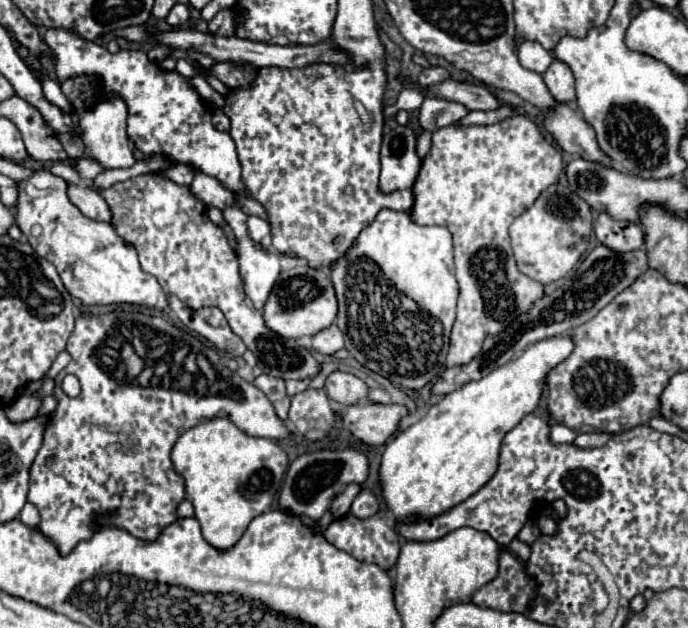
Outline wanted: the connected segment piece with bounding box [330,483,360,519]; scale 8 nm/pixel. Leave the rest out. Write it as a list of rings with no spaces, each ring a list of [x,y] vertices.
[[[352,483],[352,485],[348,485],[348,487],[332,501],[330,511],[334,513],[336,519],[340,519],[340,517],[344,517],[344,515],[350,513],[350,505],[352,505],[352,501],[354,501],[354,497],[356,497],[358,493],[360,493],[360,485]]]

